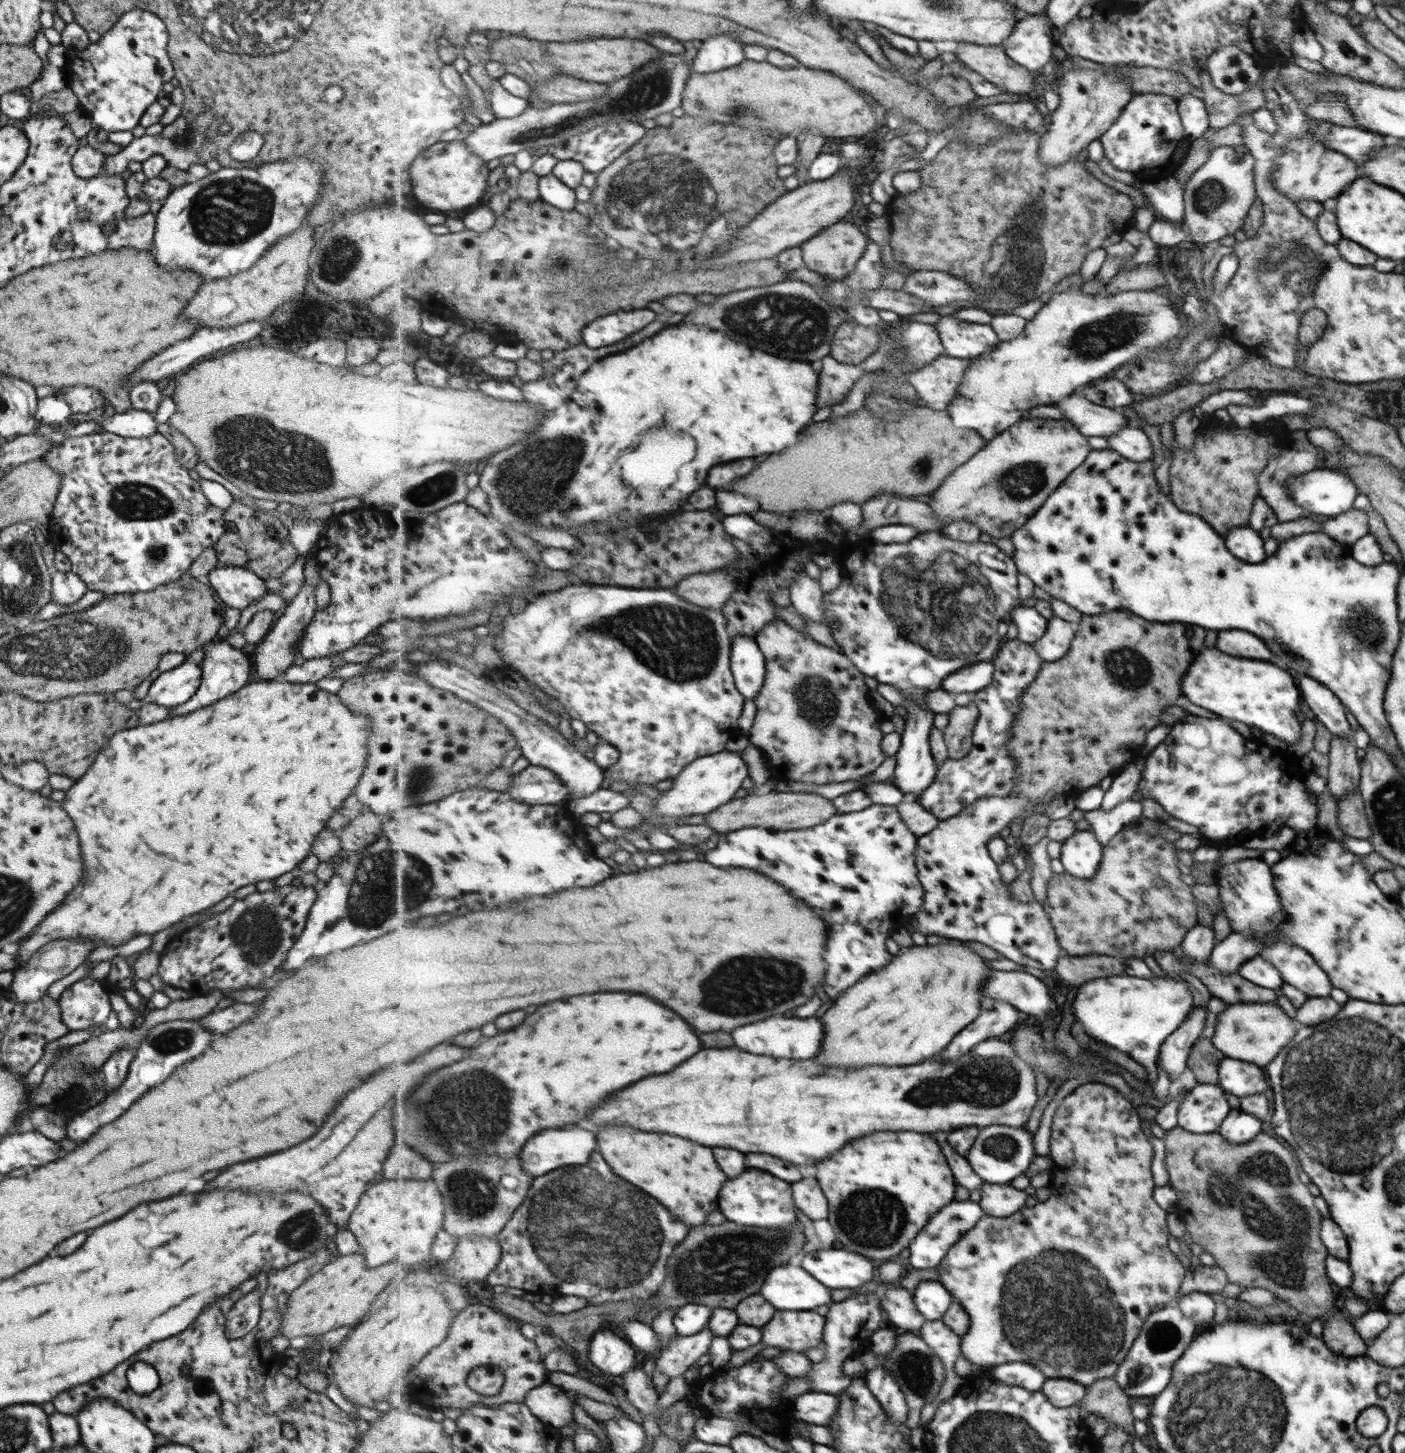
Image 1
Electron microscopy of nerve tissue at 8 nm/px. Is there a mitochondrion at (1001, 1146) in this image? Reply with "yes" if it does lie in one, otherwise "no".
yes

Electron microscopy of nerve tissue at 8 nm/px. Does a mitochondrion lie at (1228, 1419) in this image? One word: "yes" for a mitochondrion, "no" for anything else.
yes

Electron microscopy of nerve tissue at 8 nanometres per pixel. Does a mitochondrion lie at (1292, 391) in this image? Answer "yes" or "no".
no

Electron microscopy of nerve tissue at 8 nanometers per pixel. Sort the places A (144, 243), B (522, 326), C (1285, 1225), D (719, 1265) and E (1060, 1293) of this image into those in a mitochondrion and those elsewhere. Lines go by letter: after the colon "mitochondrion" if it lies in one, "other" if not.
A: other
B: other
C: mitochondrion
D: mitochondrion
E: mitochondrion

